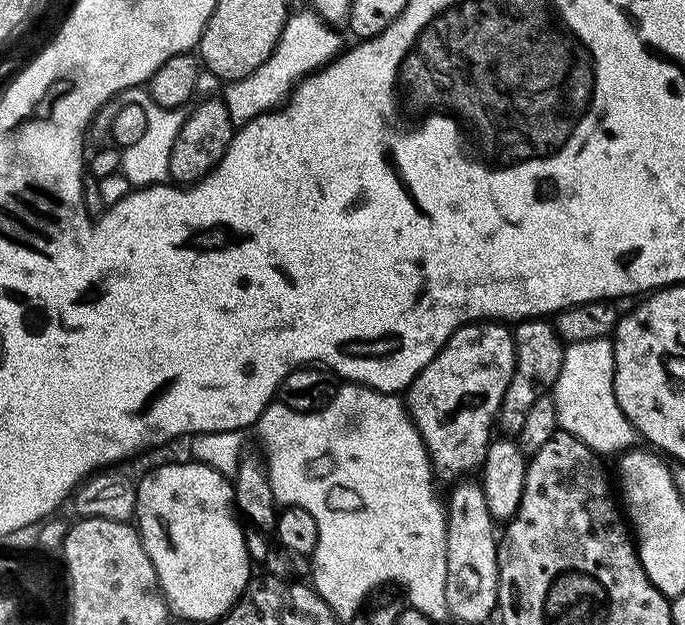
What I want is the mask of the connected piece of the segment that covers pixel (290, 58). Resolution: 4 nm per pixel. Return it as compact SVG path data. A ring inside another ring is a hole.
M293 11L289 15L274 51L258 70L249 76L239 77L227 83L229 85L225 94L222 94L222 99L230 110L233 125L243 126L254 117L263 116L264 113L277 109L305 76L319 72L325 64L340 55L341 33L316 15L315 11L307 11Z

